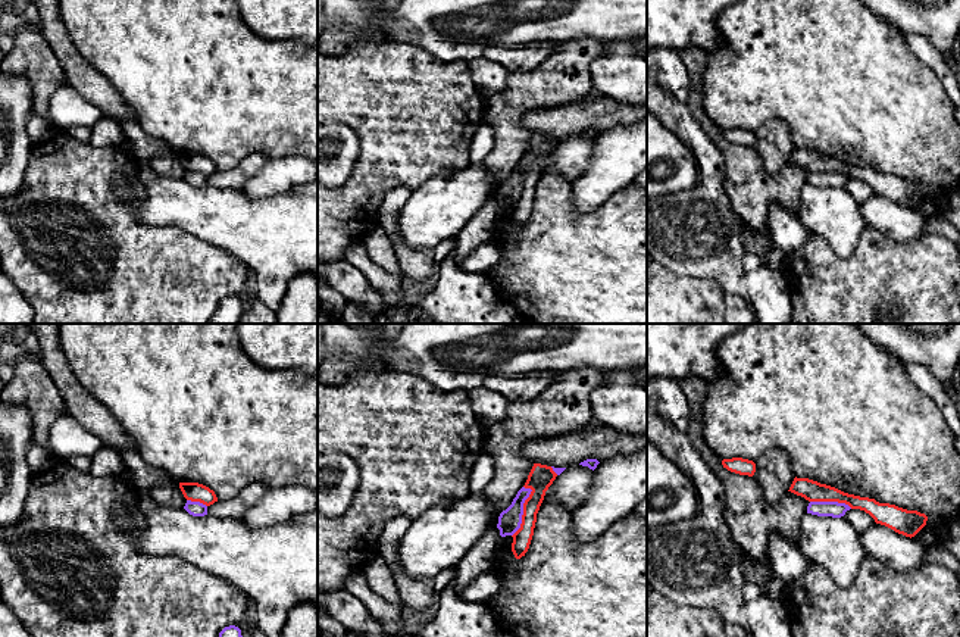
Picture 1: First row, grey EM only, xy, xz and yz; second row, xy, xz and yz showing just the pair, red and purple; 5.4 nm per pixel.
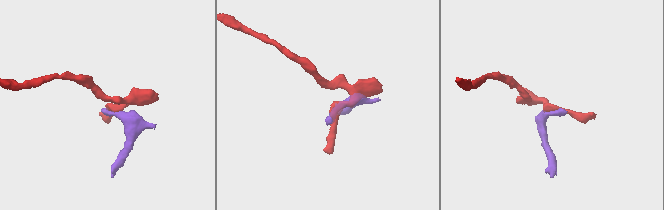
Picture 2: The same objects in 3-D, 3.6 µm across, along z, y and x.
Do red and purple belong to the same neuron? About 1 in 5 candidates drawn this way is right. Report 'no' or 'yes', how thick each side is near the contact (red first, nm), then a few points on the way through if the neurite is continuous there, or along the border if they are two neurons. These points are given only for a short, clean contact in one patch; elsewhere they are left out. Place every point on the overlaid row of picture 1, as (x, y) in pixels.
no | 140/130 nm | along xz (529, 487), (531, 493), (524, 503), (521, 527), (512, 536)

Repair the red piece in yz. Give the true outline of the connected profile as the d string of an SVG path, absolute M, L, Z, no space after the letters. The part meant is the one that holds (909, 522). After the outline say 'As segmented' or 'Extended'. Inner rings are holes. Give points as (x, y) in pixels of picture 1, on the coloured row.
M795 477L788 491L809 502L838 502L848 505L851 509L864 510L876 524L885 525L910 538L914 537L928 521L928 516L917 510L907 510L895 505L879 503L875 499L848 494L809 478Z. As segmented

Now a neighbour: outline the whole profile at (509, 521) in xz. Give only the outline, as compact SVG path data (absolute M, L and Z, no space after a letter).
M522 487L512 505L500 513L497 528L500 530L501 537L513 535L520 528L523 503L529 497L531 491L531 488Z

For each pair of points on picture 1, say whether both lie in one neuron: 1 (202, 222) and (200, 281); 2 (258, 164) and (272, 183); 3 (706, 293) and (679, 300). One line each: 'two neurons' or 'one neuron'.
1: two neurons
2: two neurons
3: one neuron

